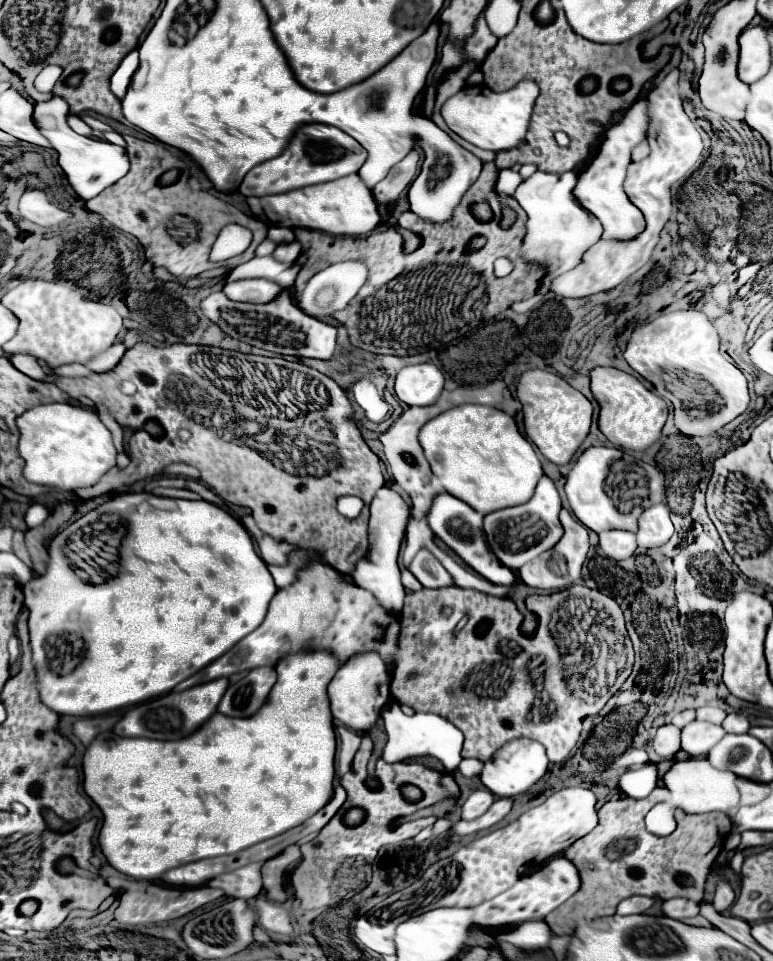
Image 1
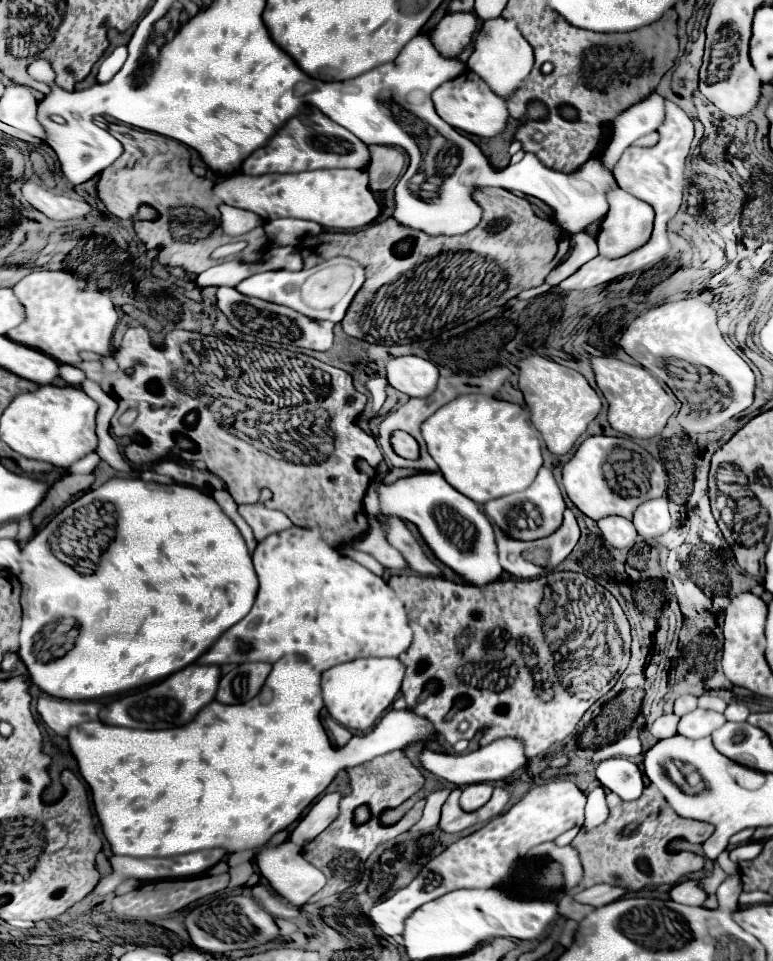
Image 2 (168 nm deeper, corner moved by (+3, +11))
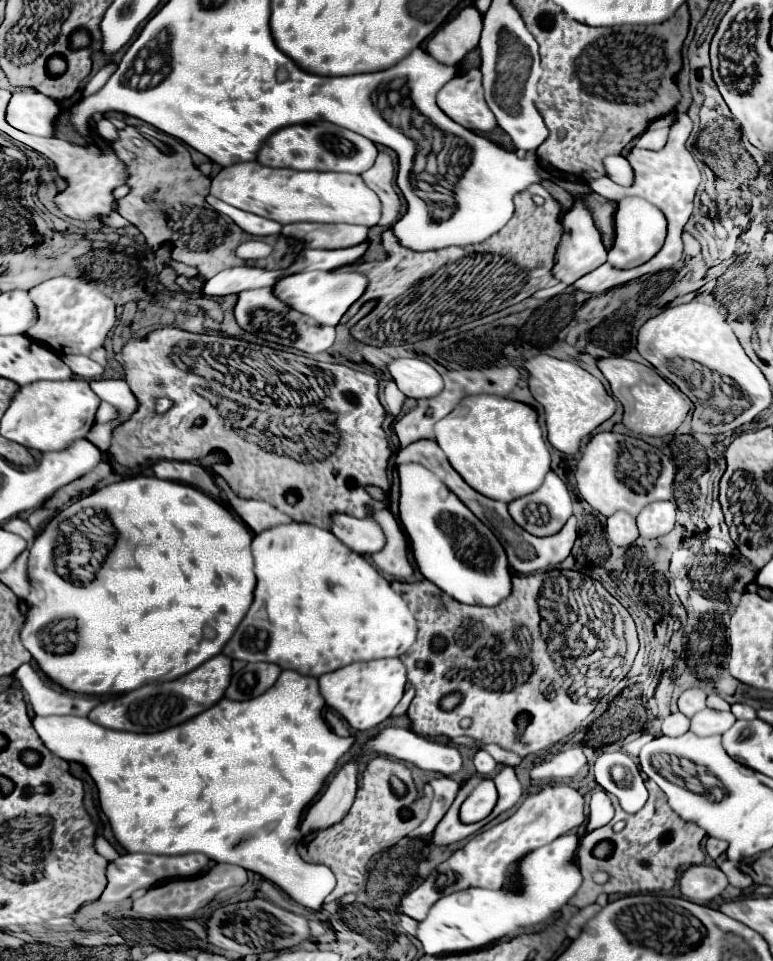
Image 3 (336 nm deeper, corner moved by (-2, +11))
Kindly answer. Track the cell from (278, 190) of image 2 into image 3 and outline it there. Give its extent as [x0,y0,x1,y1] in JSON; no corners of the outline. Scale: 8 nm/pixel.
[211,162,381,226]

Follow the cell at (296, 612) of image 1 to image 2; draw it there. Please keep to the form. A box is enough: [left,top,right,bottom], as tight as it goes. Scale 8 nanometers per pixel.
[198,526,412,672]

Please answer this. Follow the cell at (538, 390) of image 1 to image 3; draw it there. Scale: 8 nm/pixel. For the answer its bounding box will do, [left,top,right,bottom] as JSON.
[525,354,615,454]

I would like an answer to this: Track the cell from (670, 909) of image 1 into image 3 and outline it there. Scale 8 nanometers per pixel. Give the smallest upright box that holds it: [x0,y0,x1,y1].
[679,866,727,904]

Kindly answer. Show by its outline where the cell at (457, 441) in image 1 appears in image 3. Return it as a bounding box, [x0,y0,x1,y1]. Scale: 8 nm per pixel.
[435,394,549,502]

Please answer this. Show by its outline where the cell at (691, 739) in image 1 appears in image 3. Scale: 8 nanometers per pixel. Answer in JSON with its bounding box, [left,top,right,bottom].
[691,708,735,736]

